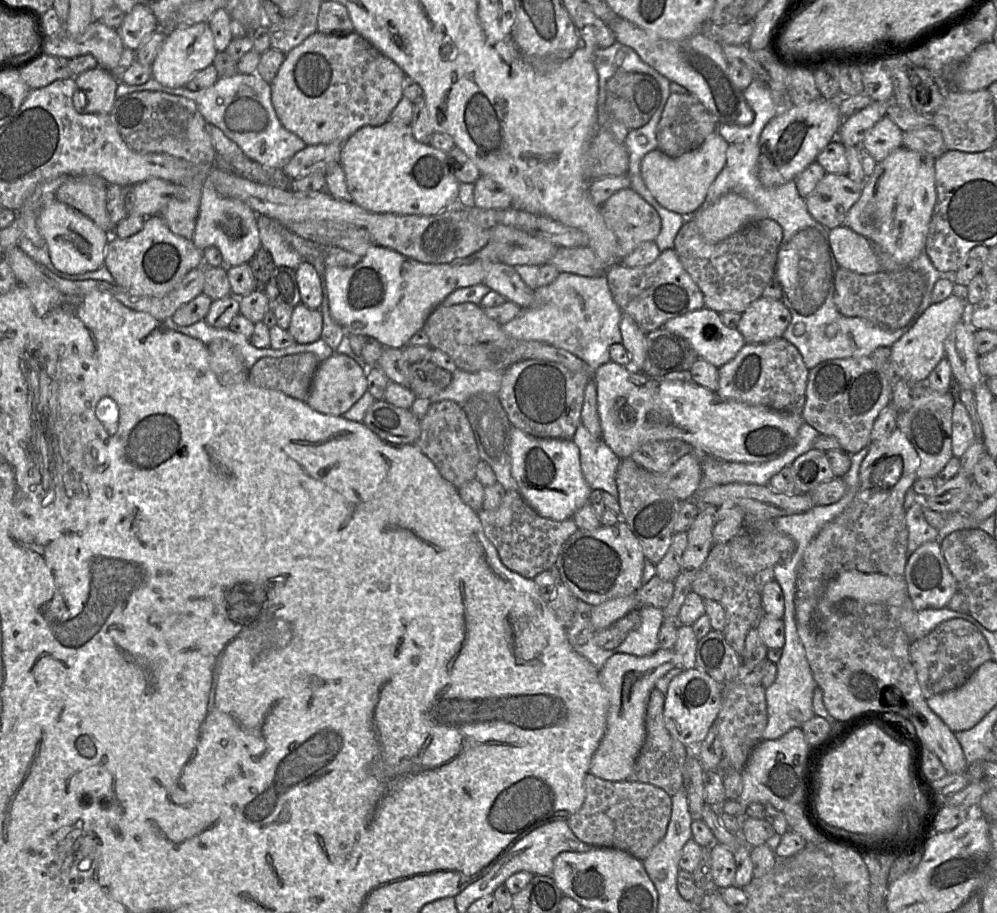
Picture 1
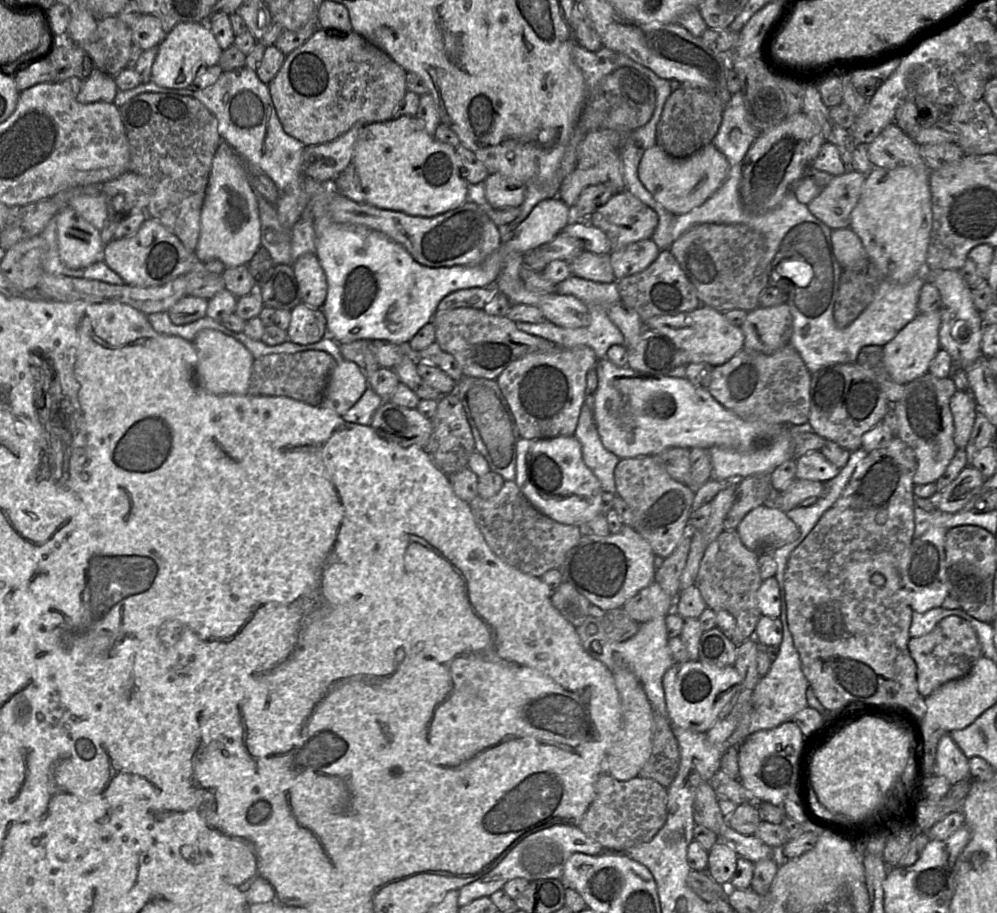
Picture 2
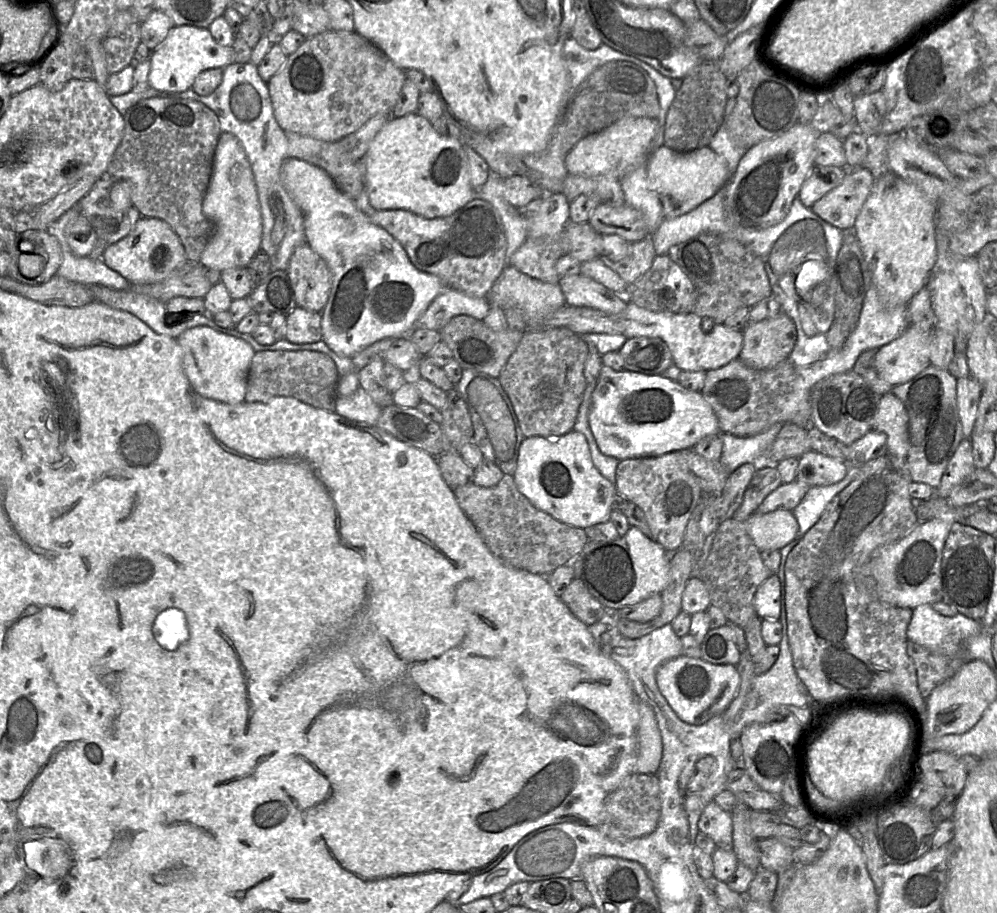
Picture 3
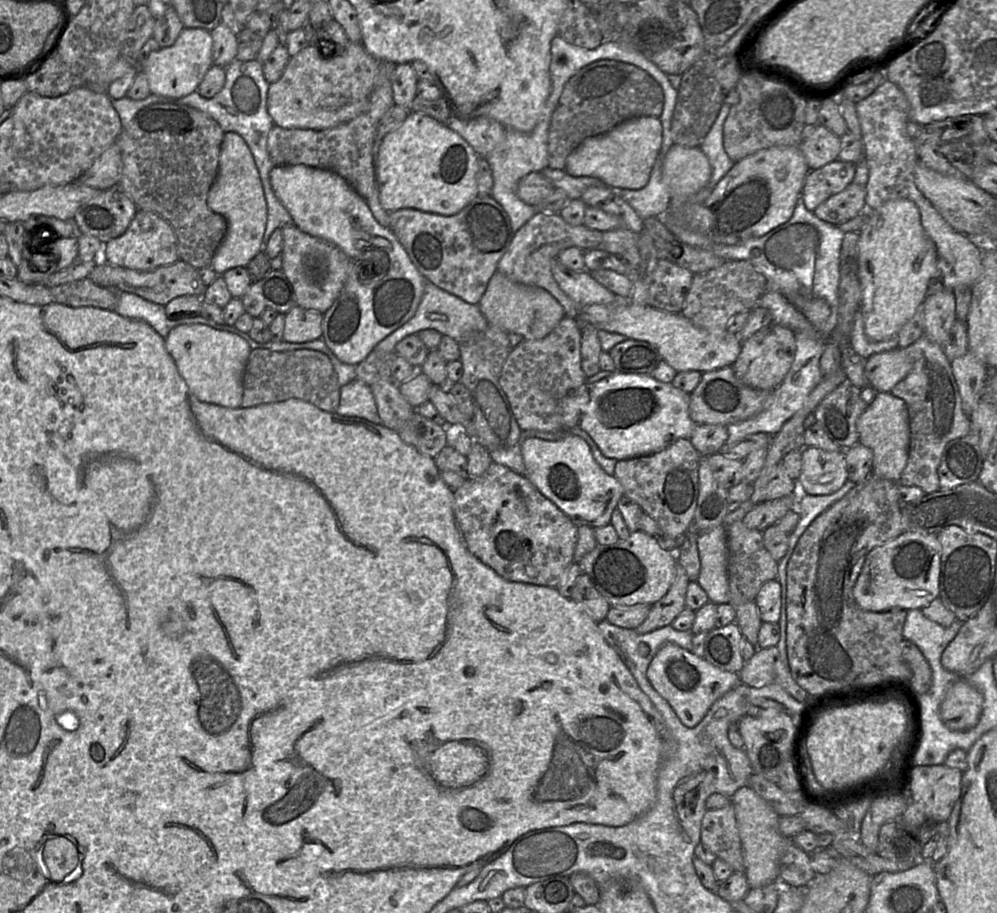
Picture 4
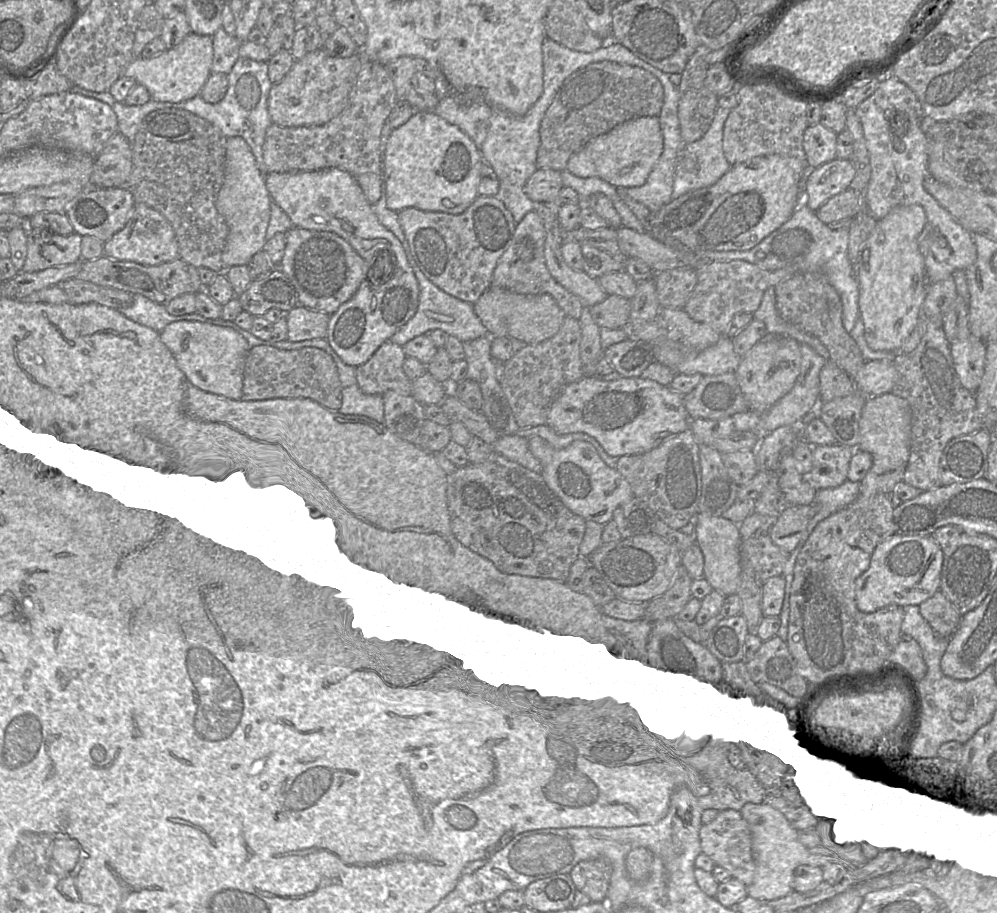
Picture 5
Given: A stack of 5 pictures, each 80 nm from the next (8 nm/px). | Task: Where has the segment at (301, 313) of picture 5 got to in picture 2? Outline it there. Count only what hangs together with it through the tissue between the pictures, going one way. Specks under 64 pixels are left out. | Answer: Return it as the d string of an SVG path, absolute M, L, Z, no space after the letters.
M300 303L291 310L289 327L286 330L291 342L306 345L320 341L327 335L326 319L322 309Z

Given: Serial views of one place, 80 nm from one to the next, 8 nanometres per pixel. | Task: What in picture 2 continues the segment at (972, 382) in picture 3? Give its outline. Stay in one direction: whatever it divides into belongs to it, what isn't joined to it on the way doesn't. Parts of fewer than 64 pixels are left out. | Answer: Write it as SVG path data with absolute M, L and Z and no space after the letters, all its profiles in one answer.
M956 390L950 401L954 421L954 442L965 449L977 416L977 403L971 391Z

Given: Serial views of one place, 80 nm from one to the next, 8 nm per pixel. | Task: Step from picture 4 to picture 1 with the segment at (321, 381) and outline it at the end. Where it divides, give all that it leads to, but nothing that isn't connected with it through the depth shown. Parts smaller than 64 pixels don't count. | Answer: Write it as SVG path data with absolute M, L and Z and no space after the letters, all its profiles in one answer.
M311 352L262 357L247 375L255 386L278 390L293 398L307 401L319 364L317 356Z

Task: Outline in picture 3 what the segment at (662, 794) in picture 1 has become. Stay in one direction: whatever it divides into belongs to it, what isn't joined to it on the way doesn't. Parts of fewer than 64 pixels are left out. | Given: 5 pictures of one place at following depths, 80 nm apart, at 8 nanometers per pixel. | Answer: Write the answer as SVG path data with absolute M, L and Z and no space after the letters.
M632 774L623 785L604 800L604 820L598 827L610 839L626 842L651 834L657 827L660 811L660 787L655 774Z

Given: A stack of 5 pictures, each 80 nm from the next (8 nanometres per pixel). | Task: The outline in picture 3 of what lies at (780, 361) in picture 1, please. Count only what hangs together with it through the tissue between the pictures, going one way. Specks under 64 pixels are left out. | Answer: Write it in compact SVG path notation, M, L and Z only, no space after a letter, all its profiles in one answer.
M739 358L734 359L720 368L706 371L700 392L717 416L721 433L740 437L762 433L777 423L805 427L812 415L811 390L798 379L790 359L764 370L749 368Z

